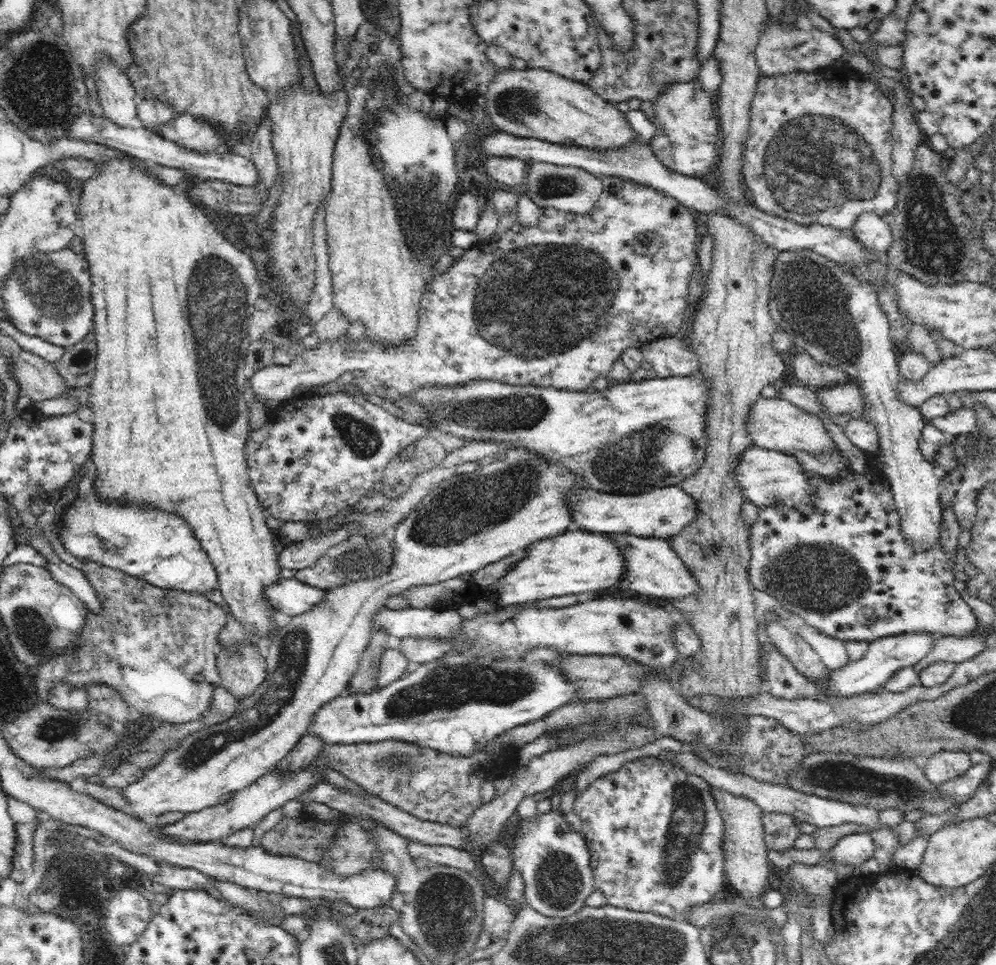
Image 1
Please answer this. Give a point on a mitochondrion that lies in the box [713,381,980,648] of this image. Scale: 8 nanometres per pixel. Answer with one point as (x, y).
(823, 578)

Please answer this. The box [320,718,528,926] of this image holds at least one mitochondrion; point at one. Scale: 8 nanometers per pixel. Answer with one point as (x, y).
(397, 764)

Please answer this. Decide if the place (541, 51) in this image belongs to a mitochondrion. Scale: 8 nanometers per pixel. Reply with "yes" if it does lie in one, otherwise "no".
no

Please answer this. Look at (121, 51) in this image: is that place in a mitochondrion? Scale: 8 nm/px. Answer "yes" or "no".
no

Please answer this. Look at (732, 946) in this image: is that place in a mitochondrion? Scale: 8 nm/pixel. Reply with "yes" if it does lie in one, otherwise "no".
yes

